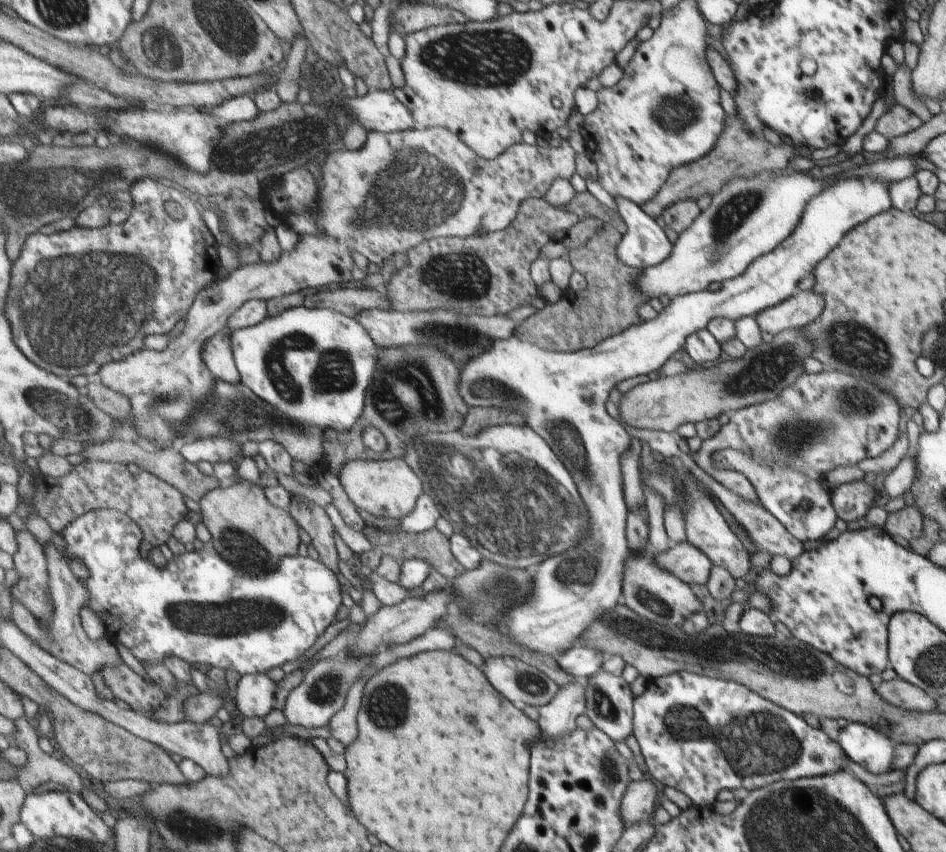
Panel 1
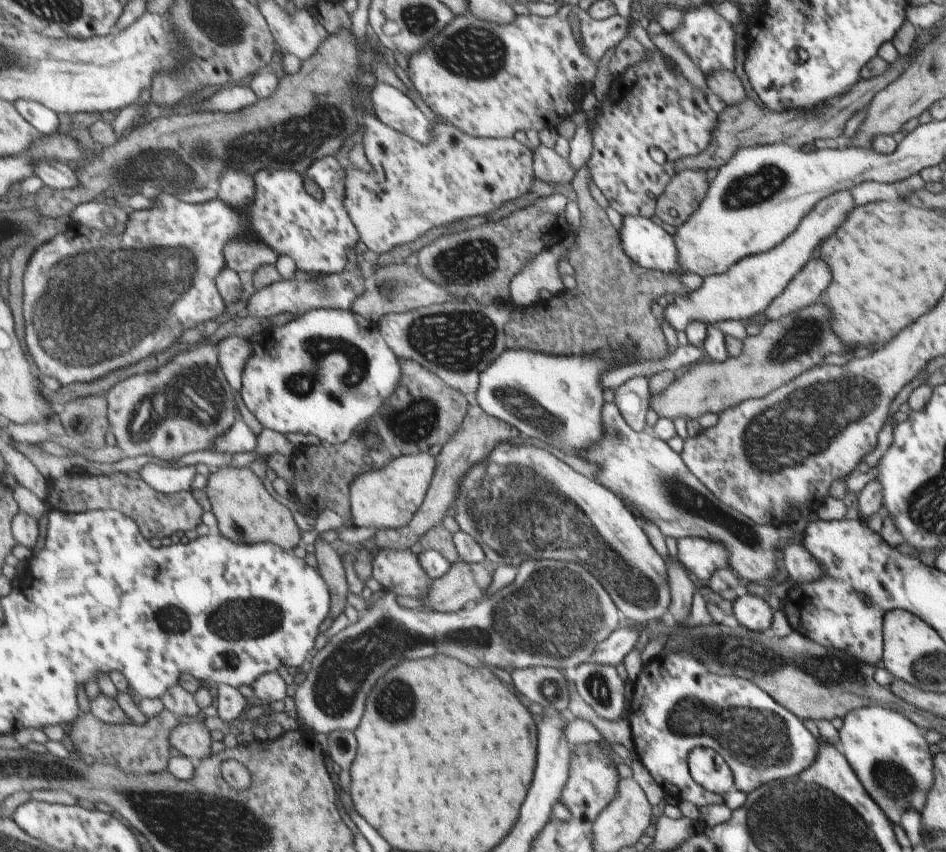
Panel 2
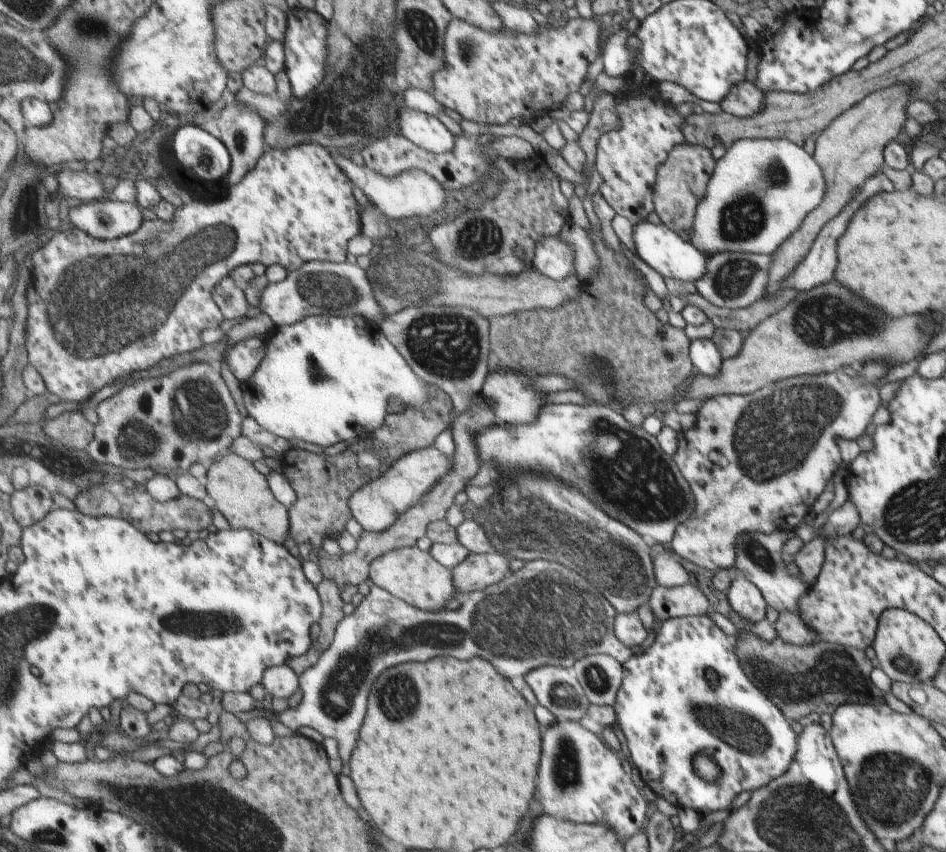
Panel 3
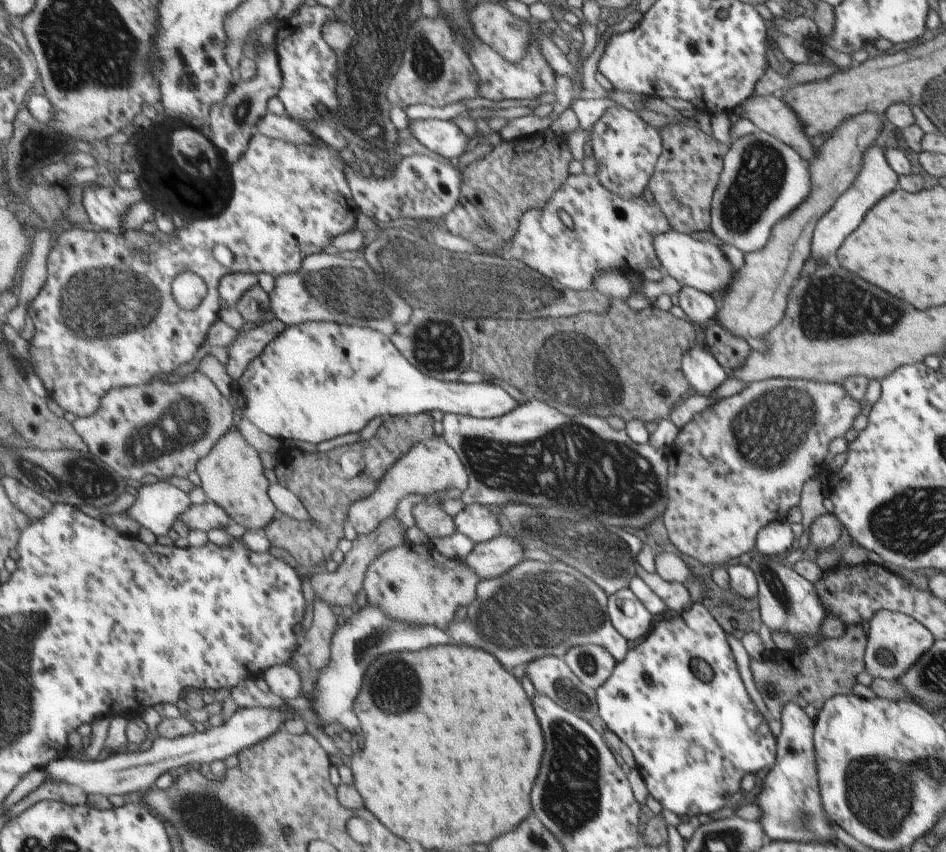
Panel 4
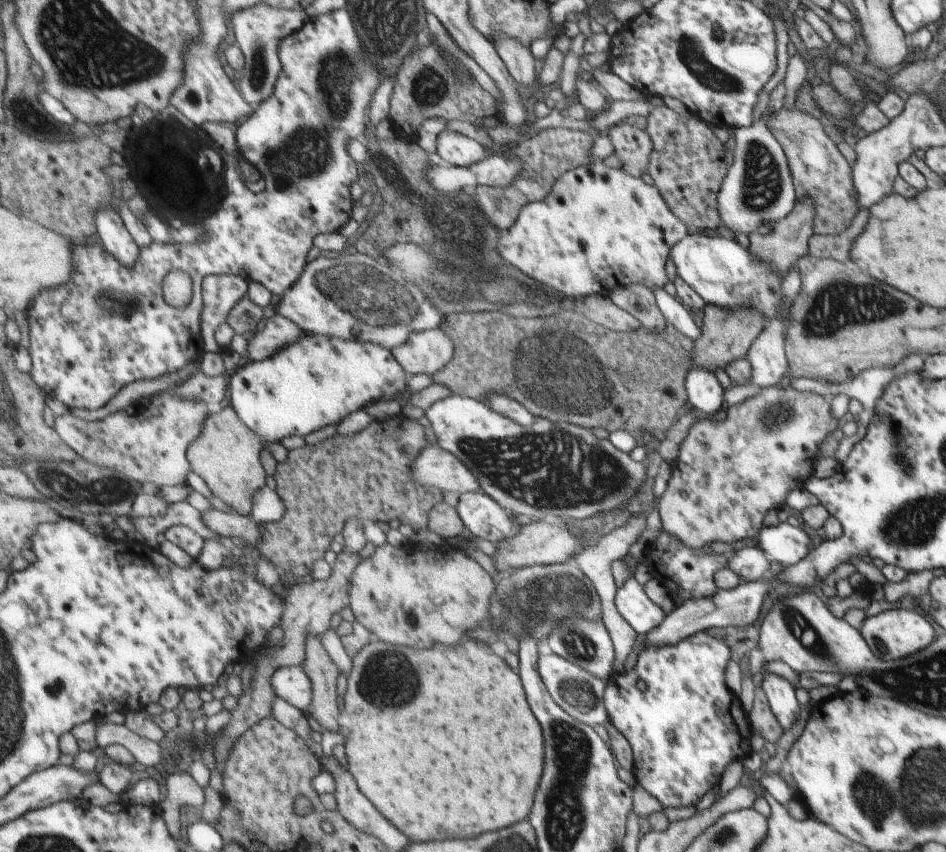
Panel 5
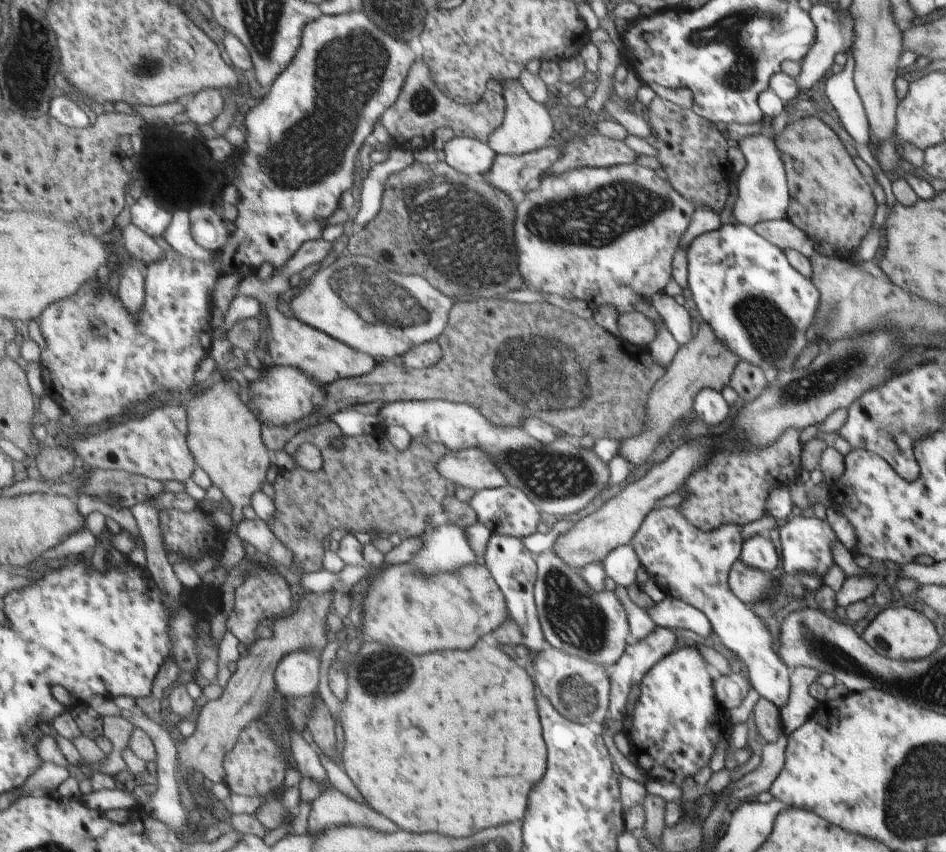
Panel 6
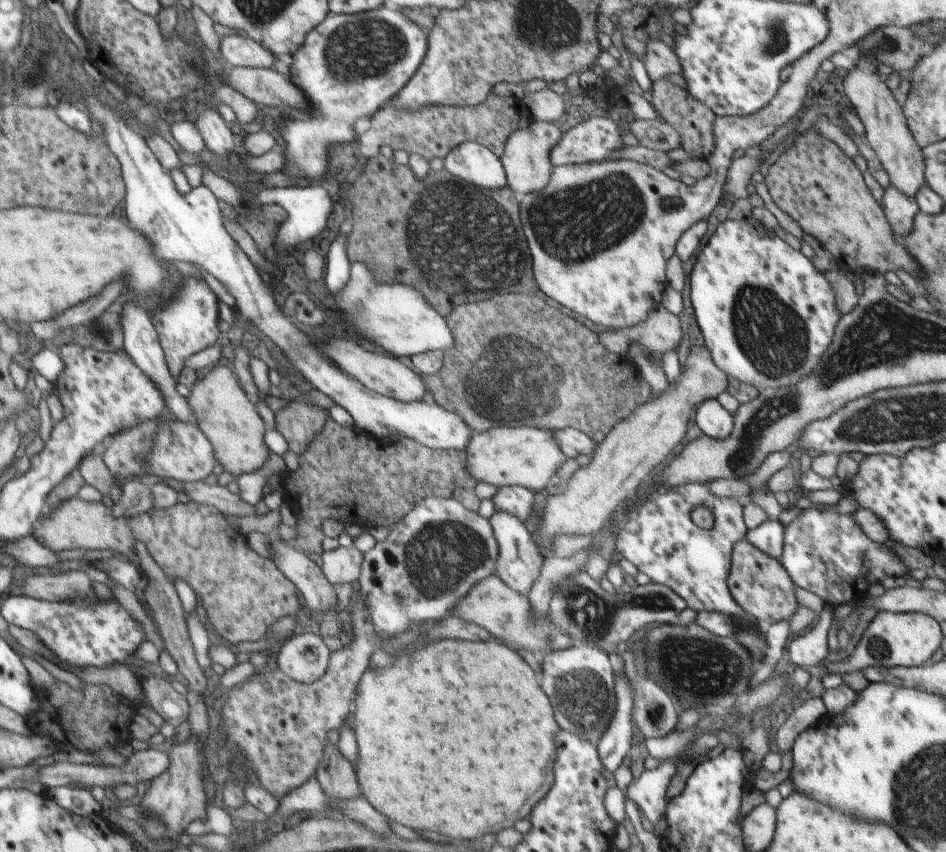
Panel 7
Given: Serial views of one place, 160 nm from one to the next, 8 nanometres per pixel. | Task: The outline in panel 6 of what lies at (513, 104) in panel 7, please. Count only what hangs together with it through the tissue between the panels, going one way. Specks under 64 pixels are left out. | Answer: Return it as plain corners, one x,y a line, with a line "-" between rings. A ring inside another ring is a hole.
420,57
414,64
412,74
408,76
407,86
398,102
382,114
380,122
390,135
393,145
410,149
411,152
420,152
420,149
436,144
436,136
440,136
444,128
453,130
456,137
474,137
487,143
503,127
506,112
507,101
502,94
496,92
488,92
488,100
484,100
484,104
458,104
448,94
444,94
440,86
436,86
432,70

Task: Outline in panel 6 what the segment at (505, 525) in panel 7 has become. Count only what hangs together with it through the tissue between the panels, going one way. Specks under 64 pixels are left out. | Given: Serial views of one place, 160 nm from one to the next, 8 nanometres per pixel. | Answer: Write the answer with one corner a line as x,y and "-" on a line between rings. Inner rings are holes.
491,534
488,544
486,544
486,557
483,559
482,564
484,564
485,568
490,572
492,578
496,580
496,585
500,588
502,594
504,594
504,599
508,606
509,617
514,618
516,624
522,626
522,645
526,646
528,652
530,652
530,656
524,660
532,661
532,667
534,667
533,659
536,652
543,651
547,643
546,638
543,636
542,622
539,621
539,617
537,616
537,607
534,601
534,584
536,584
538,568
536,561
534,561
531,556
530,549
525,547
522,538
518,538
518,536

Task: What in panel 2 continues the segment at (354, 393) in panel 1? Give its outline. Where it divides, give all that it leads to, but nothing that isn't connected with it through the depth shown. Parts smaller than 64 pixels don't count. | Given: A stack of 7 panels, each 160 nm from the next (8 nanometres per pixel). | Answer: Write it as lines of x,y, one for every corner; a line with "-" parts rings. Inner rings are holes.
314,309
285,325
275,326
274,328
270,327
268,330
256,333
249,340
253,346
253,355
247,362
243,376
244,386
240,392
245,404
260,422
262,422
264,428
271,428
285,435
288,432
303,432
306,434
315,434
322,442
328,441
335,445
347,443
360,427
366,426
368,423
376,424
375,416
385,407
388,407
390,398
394,396
393,394
398,390
398,386
402,385
403,366
401,358
395,349
388,344
388,341
377,324
372,321
370,322
368,318
364,318
364,316
354,313
352,310

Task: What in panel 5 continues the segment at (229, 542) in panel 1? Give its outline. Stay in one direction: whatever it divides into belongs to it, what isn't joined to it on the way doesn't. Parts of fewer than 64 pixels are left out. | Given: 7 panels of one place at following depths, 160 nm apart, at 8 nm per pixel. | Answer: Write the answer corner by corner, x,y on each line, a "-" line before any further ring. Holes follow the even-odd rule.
228,403
223,405
224,412
211,412
207,427
204,428
203,436
188,452
195,473
203,477
213,495
220,497
227,504
235,508
240,515
251,516
254,512
254,500
256,494
266,487
268,480
267,469
264,467
263,451
264,441
259,433
256,433
248,424
244,423
240,414

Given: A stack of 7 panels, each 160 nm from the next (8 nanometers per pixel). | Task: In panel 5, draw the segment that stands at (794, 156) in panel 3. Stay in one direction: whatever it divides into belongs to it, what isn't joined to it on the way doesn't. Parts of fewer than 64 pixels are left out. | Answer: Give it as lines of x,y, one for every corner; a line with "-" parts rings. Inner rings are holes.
760,116
760,120
751,127
734,128
734,160
729,166
723,185
718,194
718,213
720,221
732,234
753,235
756,231
758,234
770,234
771,226
778,220
785,219
795,209
795,186
794,178
791,177
790,162
787,160
786,151
779,144
778,140
770,128
767,128
767,117

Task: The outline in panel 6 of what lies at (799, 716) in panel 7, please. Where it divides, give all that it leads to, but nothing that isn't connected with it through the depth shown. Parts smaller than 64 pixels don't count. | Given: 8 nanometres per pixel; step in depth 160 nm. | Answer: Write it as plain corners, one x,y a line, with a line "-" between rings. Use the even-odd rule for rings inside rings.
785,733
776,742
764,744
760,766
728,786
729,807
743,803
752,794
759,795
761,792
769,791
770,786
773,786
774,780
784,768
787,744
788,735

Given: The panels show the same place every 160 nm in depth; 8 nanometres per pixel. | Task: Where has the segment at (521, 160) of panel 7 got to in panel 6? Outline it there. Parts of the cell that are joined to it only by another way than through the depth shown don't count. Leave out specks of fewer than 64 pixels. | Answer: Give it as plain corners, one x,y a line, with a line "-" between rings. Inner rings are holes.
505,80
502,83
503,98
507,101
506,119
490,139
488,146
496,152
497,156
522,156
534,150
542,150
548,146
548,140
557,137
554,122
543,104
530,98
526,90
519,84
519,80

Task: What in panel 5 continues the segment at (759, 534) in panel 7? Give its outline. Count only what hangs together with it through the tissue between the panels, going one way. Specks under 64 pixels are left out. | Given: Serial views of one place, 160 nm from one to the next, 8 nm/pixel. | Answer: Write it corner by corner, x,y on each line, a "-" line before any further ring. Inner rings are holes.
742,548
738,552
729,554
728,567
744,582
763,580
764,574
770,569
770,560
766,558
766,552
760,548

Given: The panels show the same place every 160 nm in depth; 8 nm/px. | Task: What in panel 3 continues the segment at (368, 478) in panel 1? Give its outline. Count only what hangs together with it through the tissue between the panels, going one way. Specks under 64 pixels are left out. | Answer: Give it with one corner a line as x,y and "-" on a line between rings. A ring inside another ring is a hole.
424,448
400,459
395,466
380,479
372,481
352,498
352,513
365,531
382,533
390,530
404,512
420,504
420,500
431,492
448,472
455,467
455,458
448,457
438,448

